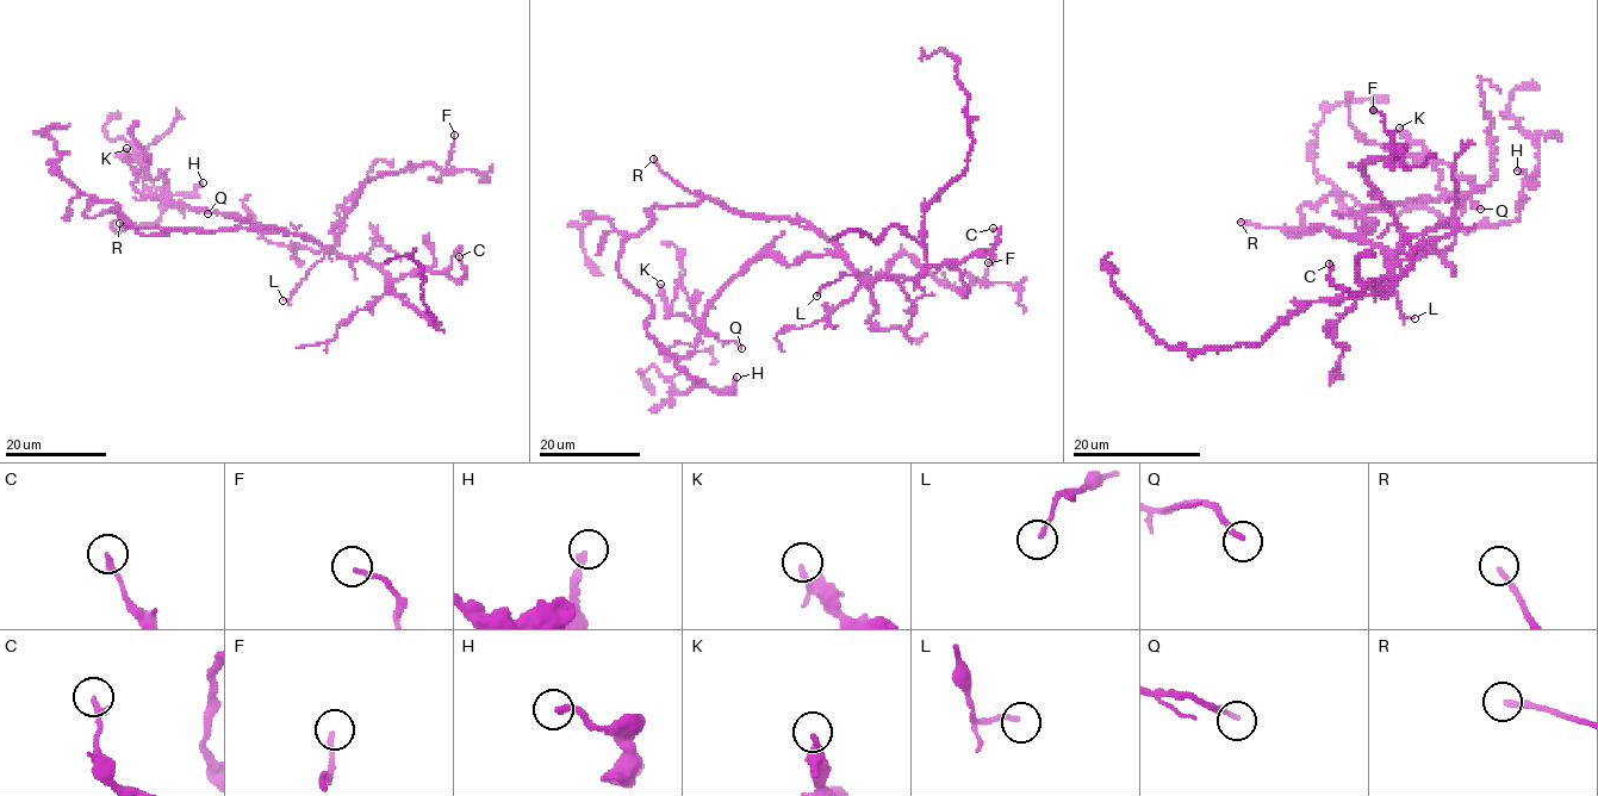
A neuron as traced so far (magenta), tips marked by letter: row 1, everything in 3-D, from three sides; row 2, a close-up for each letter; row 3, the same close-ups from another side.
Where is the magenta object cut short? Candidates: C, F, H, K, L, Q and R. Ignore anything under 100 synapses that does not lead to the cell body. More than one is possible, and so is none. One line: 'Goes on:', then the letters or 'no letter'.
Goes on: R

